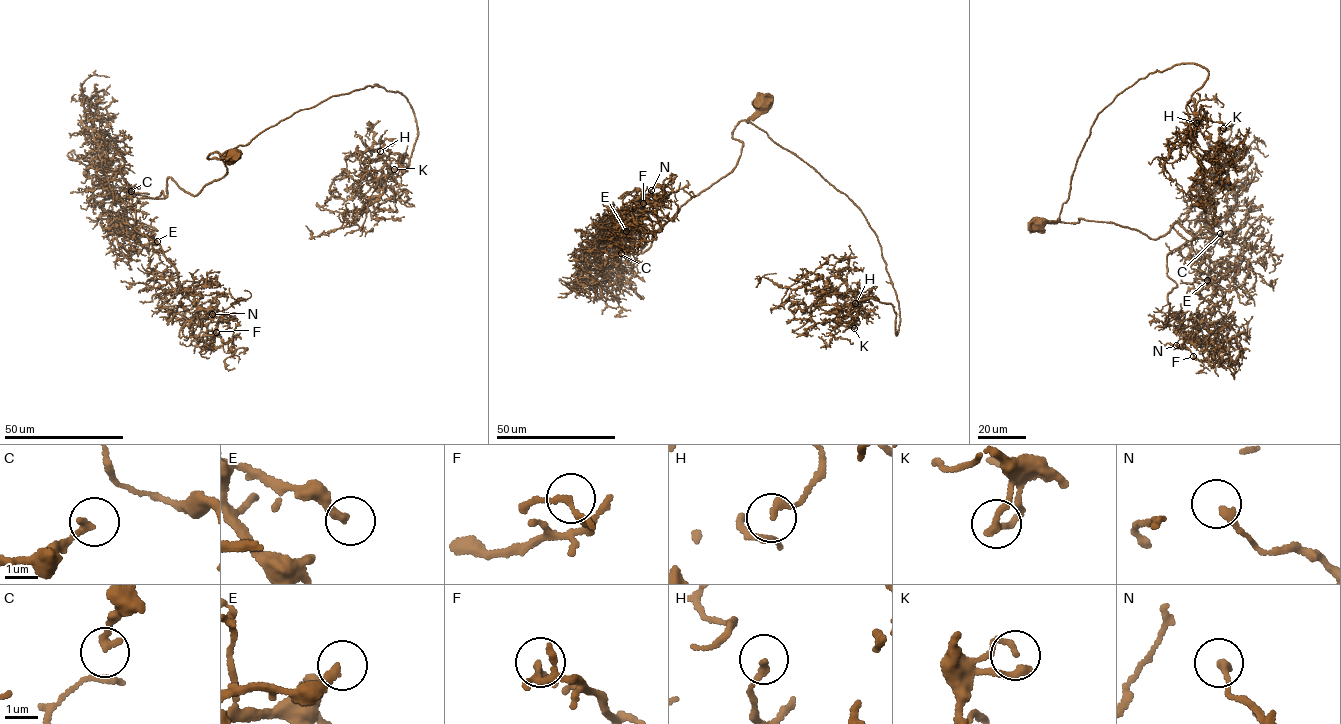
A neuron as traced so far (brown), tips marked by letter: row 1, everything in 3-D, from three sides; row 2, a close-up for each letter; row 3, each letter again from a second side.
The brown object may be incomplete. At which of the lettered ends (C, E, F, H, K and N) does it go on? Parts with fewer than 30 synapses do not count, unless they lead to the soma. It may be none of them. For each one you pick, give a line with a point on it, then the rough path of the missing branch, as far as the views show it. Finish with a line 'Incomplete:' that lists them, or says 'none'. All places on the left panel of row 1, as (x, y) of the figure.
Incomplete: none

